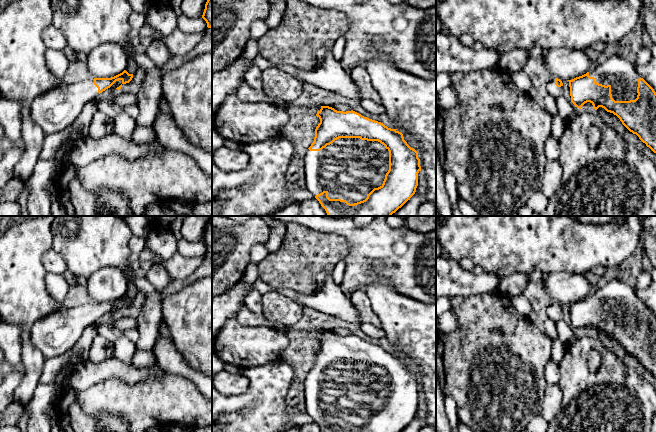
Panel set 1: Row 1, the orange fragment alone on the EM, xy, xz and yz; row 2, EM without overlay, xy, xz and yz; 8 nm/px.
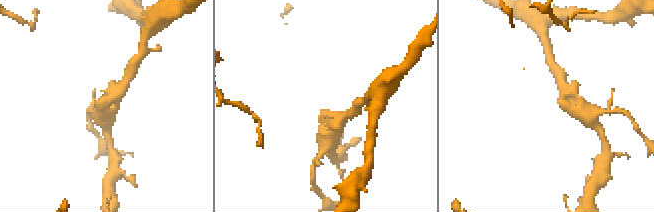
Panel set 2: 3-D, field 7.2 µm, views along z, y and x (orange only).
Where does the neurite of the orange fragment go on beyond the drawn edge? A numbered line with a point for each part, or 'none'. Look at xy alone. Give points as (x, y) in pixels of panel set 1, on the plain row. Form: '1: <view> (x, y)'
1: xy (55, 334)

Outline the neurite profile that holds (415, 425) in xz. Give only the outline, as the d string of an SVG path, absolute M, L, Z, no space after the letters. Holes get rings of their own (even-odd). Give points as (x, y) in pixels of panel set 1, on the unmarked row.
M415 416L415 418L401 432L419 432L421 428L421 420Z

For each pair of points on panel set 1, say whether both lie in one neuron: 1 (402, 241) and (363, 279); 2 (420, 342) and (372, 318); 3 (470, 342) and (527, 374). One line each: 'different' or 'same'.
1: same
2: different
3: same

